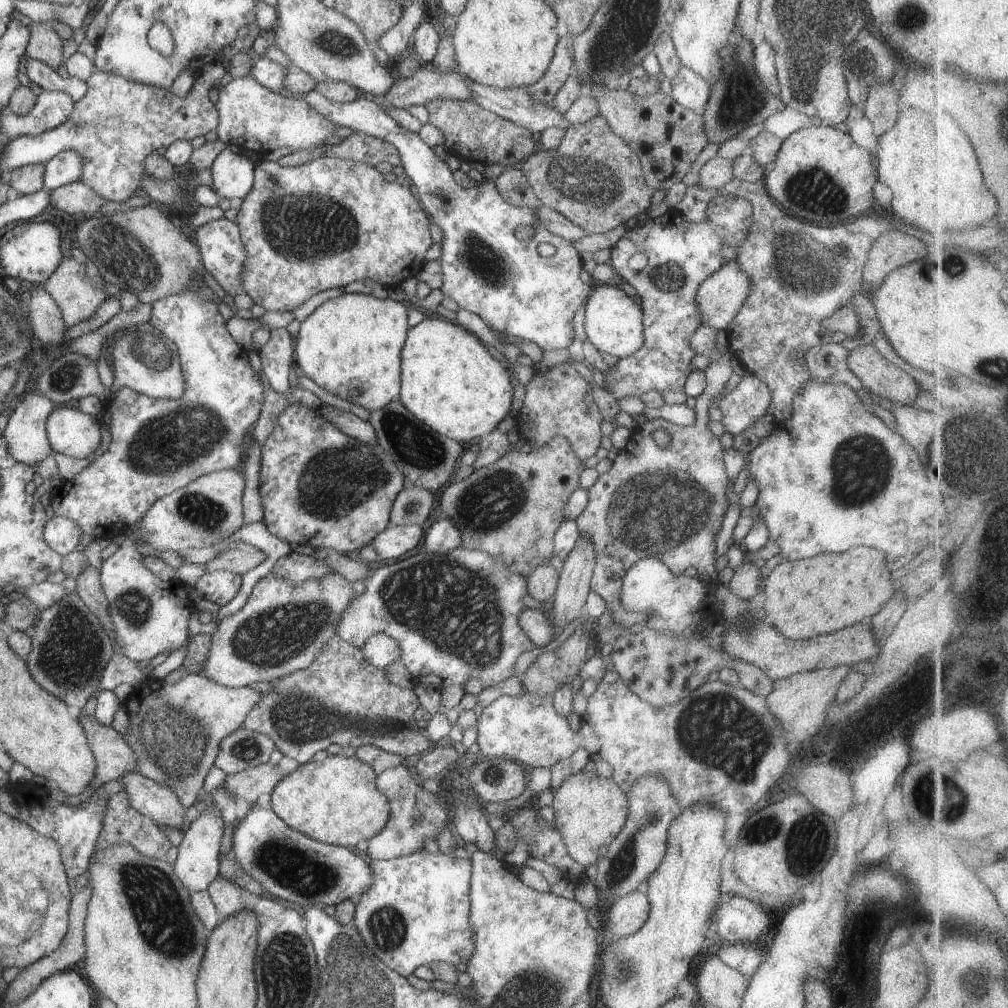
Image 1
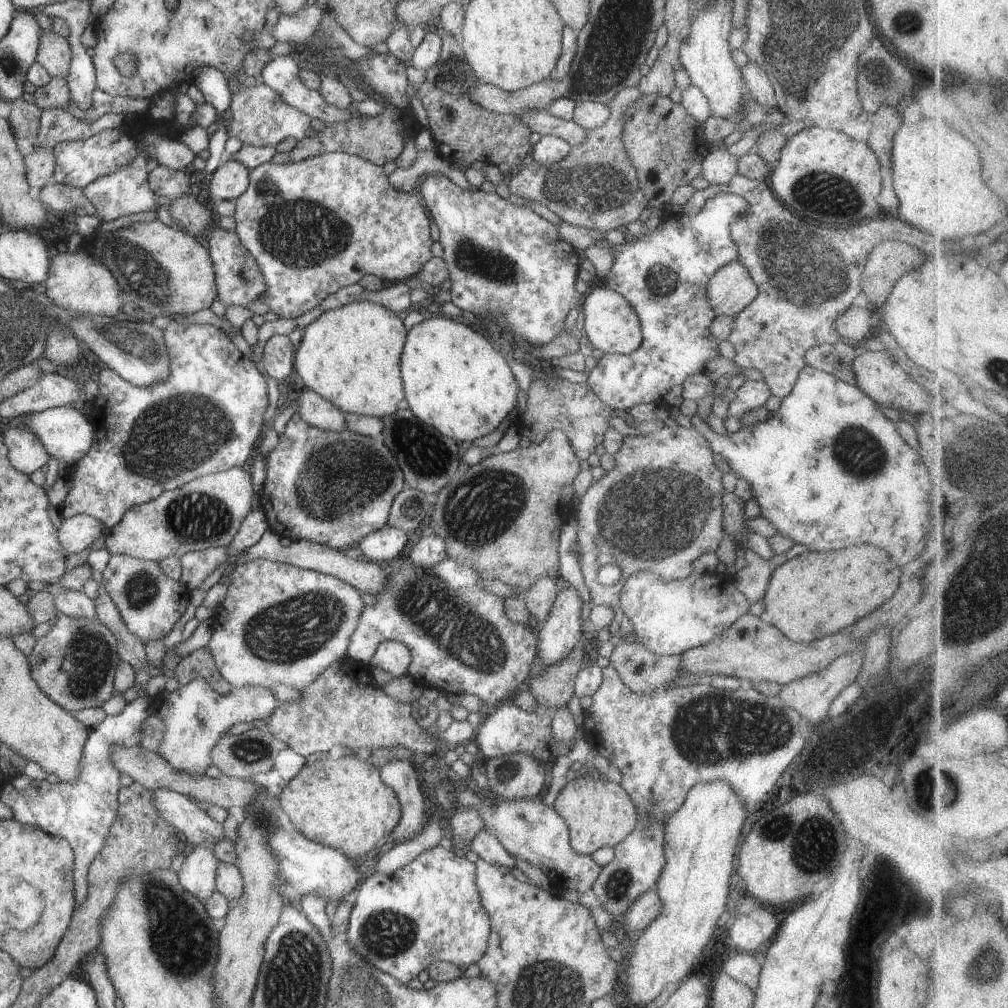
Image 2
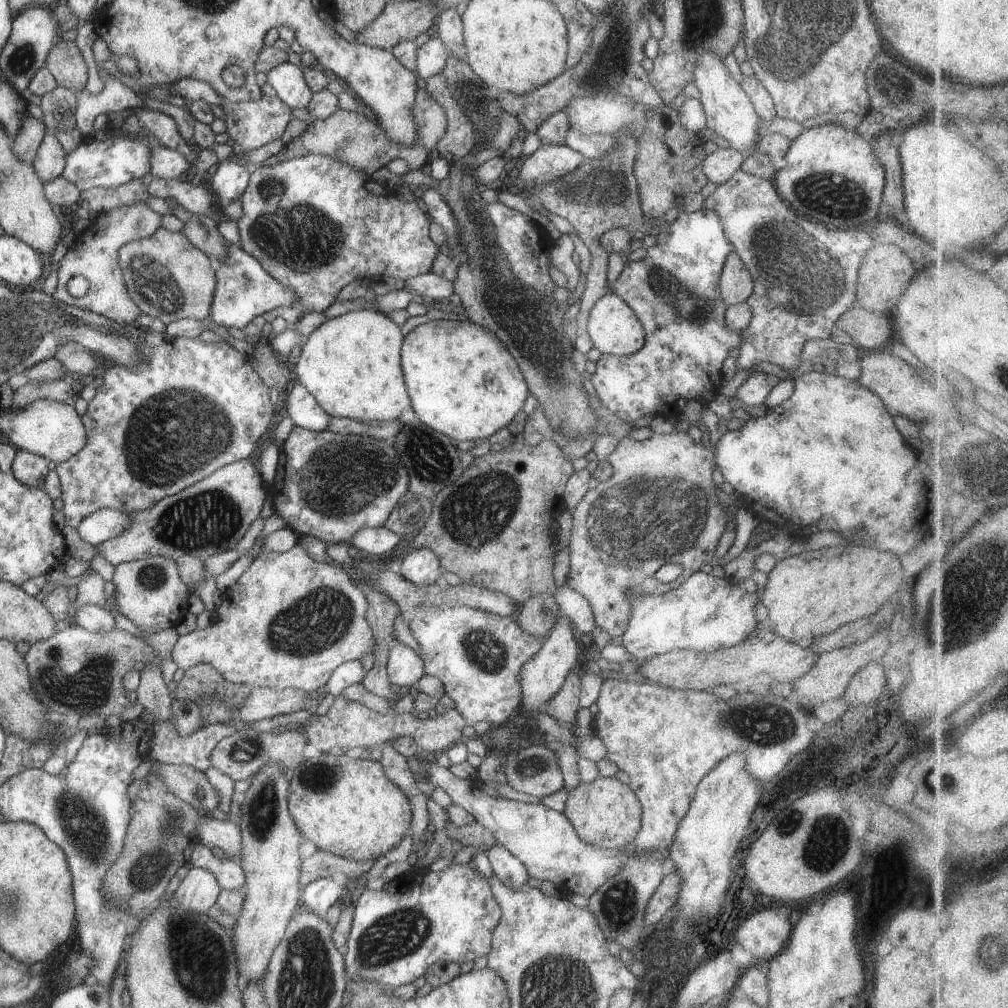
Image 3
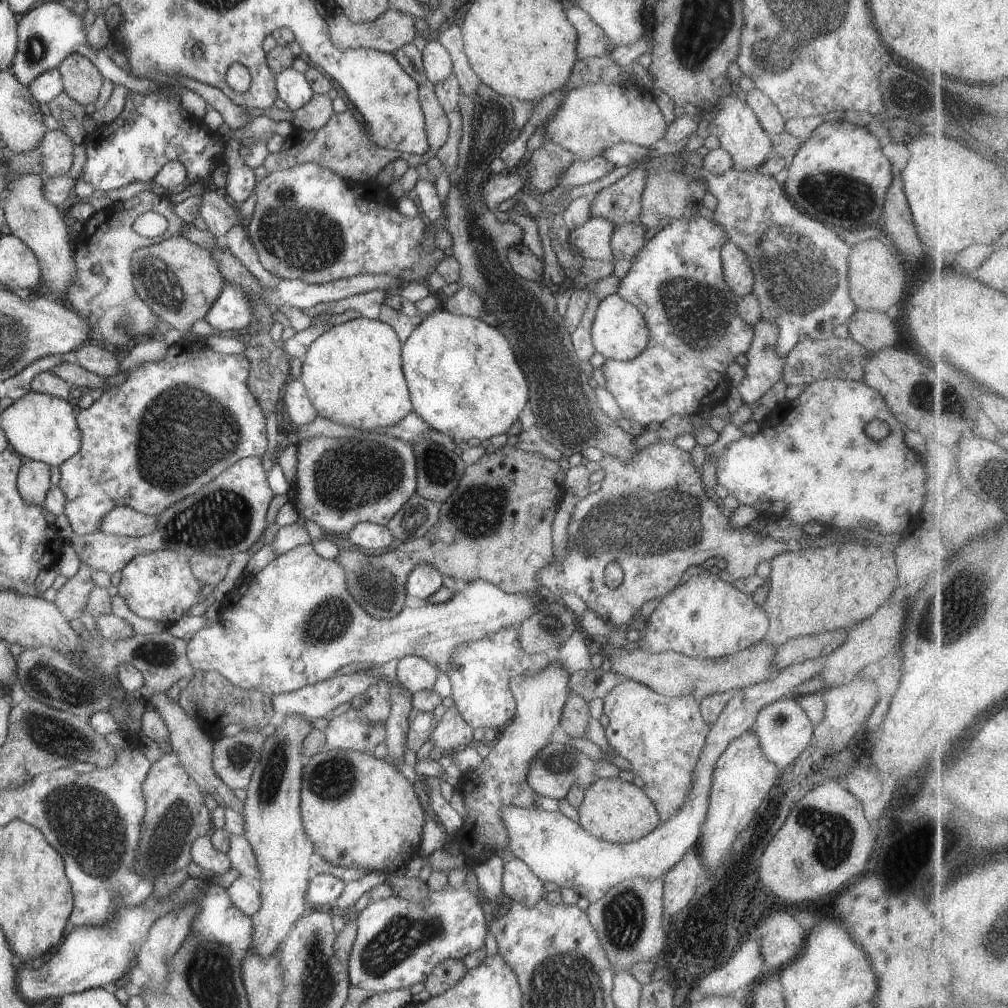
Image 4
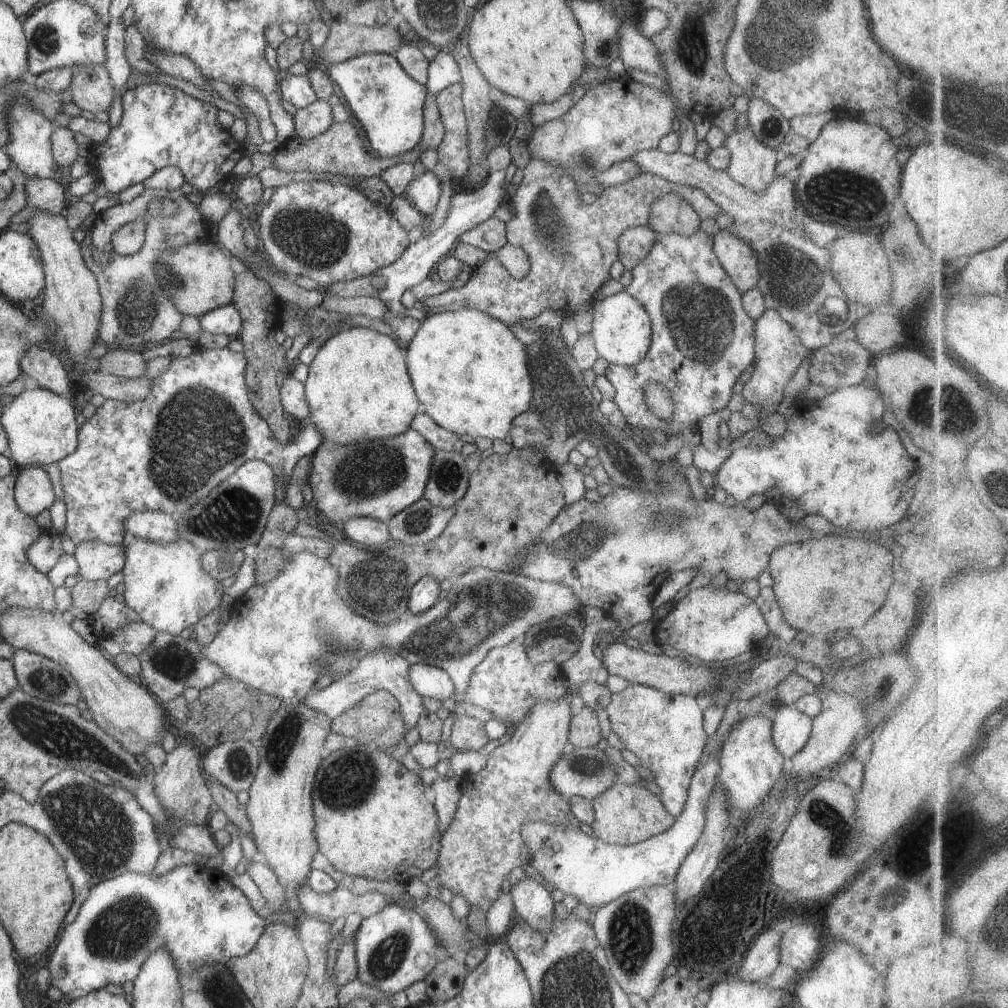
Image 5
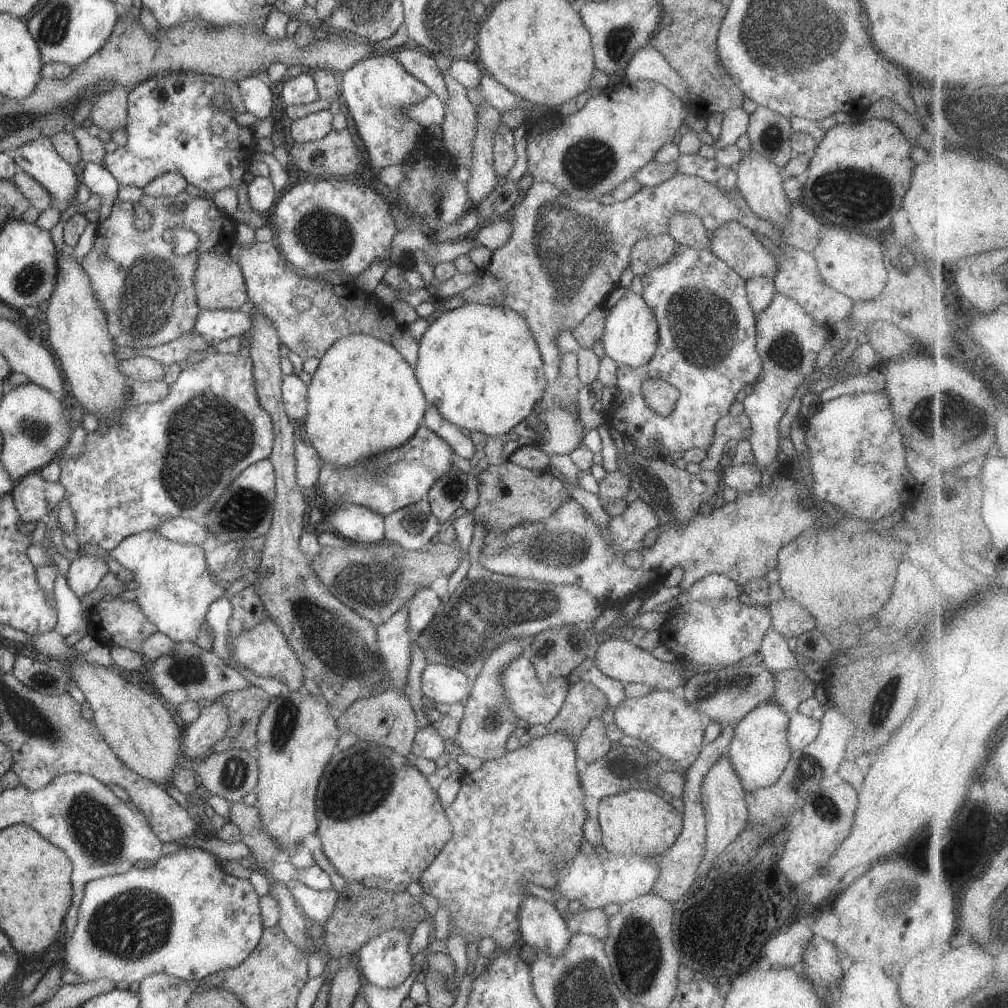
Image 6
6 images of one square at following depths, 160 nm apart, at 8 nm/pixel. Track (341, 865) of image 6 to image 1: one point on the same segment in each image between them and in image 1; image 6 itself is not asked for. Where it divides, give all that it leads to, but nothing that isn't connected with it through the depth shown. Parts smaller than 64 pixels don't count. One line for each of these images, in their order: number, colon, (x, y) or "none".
1: (334, 799)
2: (343, 804)
3: (345, 806)
4: (358, 811)
5: (372, 820)

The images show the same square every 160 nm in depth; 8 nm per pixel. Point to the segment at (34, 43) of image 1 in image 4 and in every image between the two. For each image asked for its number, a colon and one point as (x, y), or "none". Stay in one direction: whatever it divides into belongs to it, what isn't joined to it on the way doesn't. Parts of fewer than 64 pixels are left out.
2: (55, 54)
3: (65, 62)
4: (82, 81)

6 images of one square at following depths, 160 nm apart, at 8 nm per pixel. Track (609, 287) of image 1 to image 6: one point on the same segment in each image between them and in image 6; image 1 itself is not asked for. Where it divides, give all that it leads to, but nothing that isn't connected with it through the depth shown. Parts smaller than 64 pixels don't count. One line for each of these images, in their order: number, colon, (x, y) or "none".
2: (611, 324)
3: (615, 330)
4: (619, 332)
5: (621, 330)
6: (630, 337)

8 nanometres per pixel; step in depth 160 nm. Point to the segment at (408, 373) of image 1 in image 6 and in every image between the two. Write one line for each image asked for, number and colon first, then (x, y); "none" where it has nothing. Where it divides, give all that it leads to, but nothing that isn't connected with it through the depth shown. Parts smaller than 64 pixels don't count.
2: (455, 380)
3: (462, 382)
4: (464, 380)
5: (471, 374)
6: (479, 366)

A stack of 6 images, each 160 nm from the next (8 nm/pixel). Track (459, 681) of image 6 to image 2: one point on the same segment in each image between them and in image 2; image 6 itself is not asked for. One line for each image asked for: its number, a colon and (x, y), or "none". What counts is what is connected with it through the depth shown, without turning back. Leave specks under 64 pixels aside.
2: (394, 657)
3: (404, 667)
4: (414, 673)
5: (428, 681)

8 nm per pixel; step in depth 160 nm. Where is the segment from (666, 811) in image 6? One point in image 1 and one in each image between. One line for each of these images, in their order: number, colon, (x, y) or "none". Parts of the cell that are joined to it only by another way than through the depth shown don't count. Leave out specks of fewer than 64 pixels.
1: (590, 810)
2: (598, 813)
3: (605, 813)
4: (614, 810)
5: (625, 814)

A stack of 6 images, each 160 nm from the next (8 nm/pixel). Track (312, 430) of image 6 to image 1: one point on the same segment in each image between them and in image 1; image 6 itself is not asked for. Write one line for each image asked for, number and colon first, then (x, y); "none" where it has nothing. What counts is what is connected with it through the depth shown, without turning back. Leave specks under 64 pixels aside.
1: (351, 346)
2: (350, 356)
3: (351, 364)
4: (353, 375)
5: (358, 389)

